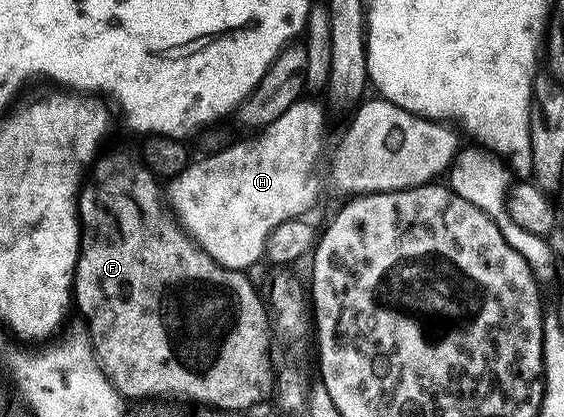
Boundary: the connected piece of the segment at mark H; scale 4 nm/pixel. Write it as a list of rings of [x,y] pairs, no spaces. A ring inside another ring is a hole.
[[[302,96],[298,98],[295,104],[291,104],[291,108],[287,108],[287,112],[283,112],[283,116],[279,116],[279,120],[275,120],[271,125],[264,127],[256,136],[245,136],[242,142],[237,142],[234,146],[229,146],[226,150],[221,150],[218,154],[213,154],[210,158],[201,158],[190,161],[190,164],[182,174],[178,174],[172,179],[167,186],[167,202],[177,221],[185,227],[190,238],[196,245],[213,257],[221,266],[227,267],[229,270],[248,271],[249,266],[253,266],[257,261],[265,258],[265,245],[268,237],[271,236],[272,230],[279,224],[283,224],[289,219],[300,219],[302,216],[308,215],[308,210],[317,202],[317,193],[321,190],[321,178],[317,175],[317,165],[321,162],[321,149],[325,146],[325,110],[310,96]]]

